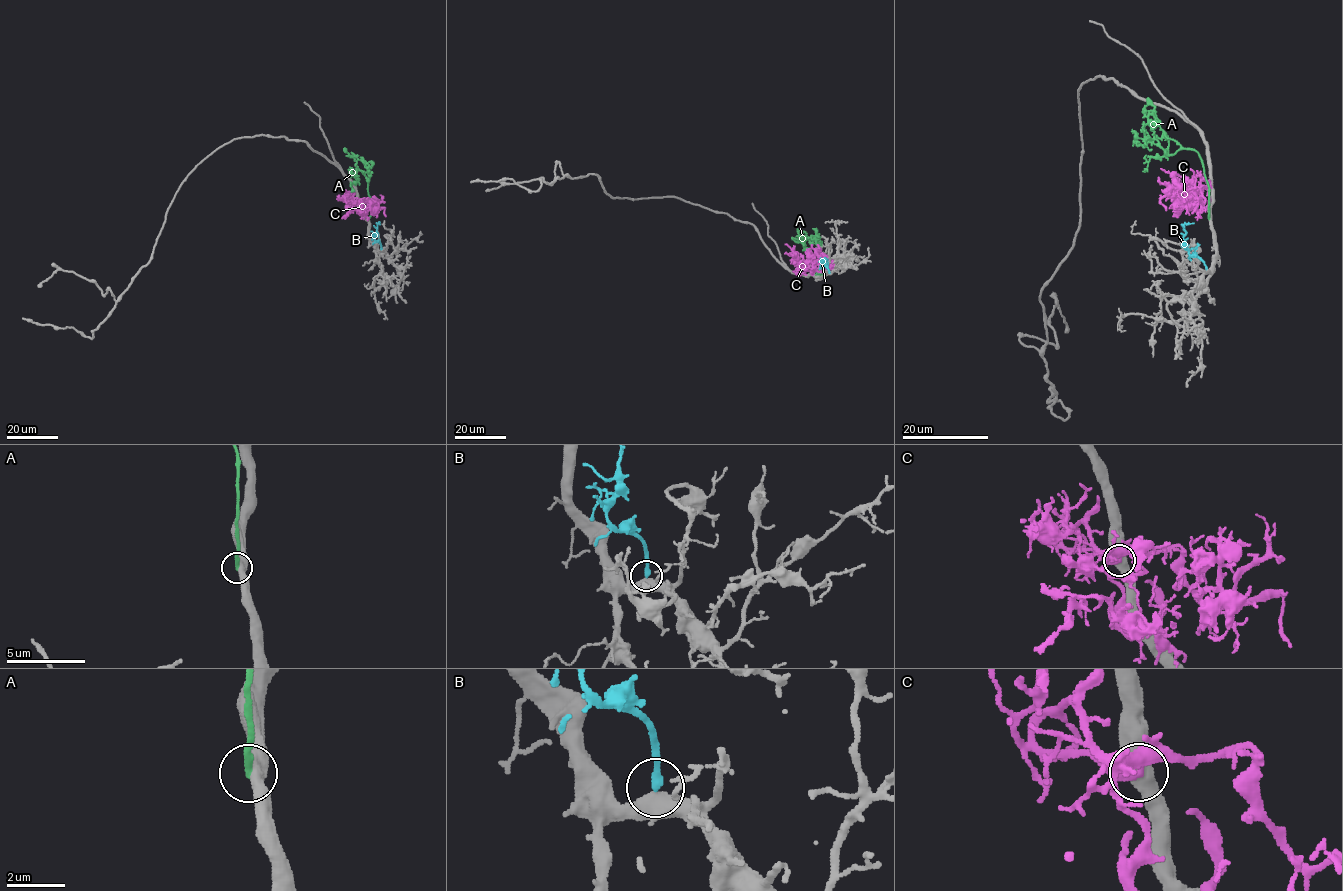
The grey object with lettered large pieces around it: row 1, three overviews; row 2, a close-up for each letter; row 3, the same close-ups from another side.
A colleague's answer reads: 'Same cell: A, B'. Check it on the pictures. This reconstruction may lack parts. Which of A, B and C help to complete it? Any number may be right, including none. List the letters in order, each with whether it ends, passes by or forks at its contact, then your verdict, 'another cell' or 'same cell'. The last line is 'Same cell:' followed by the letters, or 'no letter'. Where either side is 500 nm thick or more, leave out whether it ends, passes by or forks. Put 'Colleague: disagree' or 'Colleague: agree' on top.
Colleague: disagree
A: another cell
B: it ends | same cell
C: another cell
Same cell: B

